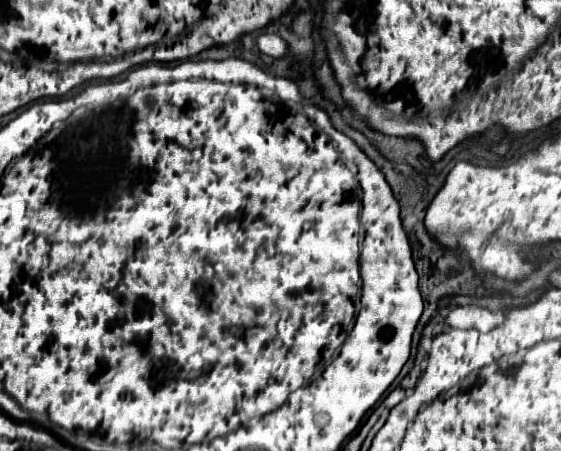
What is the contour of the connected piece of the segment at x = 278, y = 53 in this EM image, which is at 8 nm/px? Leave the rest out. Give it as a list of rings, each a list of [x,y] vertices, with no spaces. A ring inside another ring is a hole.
[[[275,34],[259,36],[257,38],[257,46],[259,46],[259,50],[263,54],[269,54],[273,58],[285,58],[289,54],[289,44],[283,38],[275,36]]]

